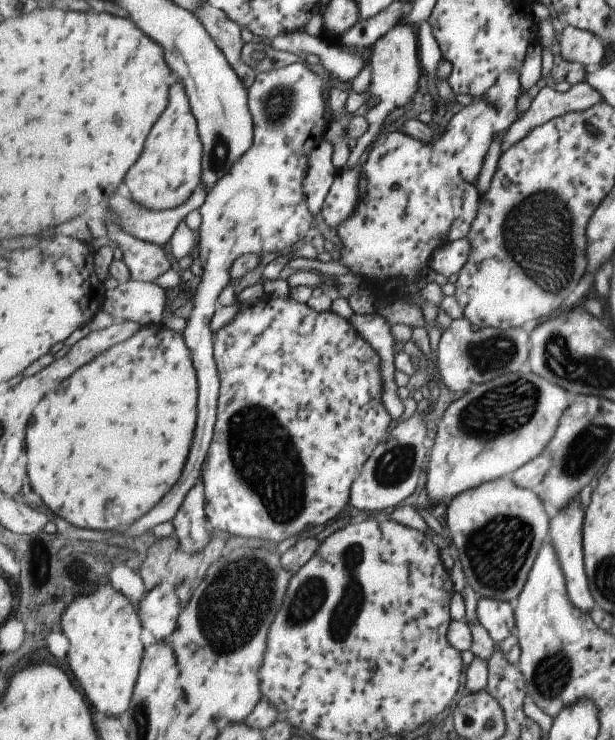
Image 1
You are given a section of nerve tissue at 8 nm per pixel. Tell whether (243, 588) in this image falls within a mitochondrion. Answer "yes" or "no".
yes

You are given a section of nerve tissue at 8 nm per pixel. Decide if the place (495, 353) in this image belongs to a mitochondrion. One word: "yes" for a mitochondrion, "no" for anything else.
yes

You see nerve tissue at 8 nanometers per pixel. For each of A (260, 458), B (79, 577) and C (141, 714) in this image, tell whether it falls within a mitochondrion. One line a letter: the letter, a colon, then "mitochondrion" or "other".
A: mitochondrion
B: other
C: mitochondrion

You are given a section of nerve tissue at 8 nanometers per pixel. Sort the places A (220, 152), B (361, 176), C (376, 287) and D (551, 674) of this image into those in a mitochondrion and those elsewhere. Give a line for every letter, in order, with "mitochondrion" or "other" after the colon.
A: mitochondrion
B: other
C: other
D: mitochondrion

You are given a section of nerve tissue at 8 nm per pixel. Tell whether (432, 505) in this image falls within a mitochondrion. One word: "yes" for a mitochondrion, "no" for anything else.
no

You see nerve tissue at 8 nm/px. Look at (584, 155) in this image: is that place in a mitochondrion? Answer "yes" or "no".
no

